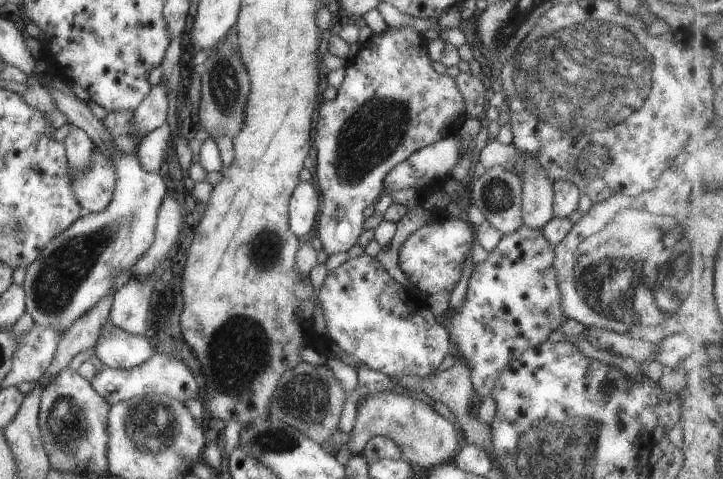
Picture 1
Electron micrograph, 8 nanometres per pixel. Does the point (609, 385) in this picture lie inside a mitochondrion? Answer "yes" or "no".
no

